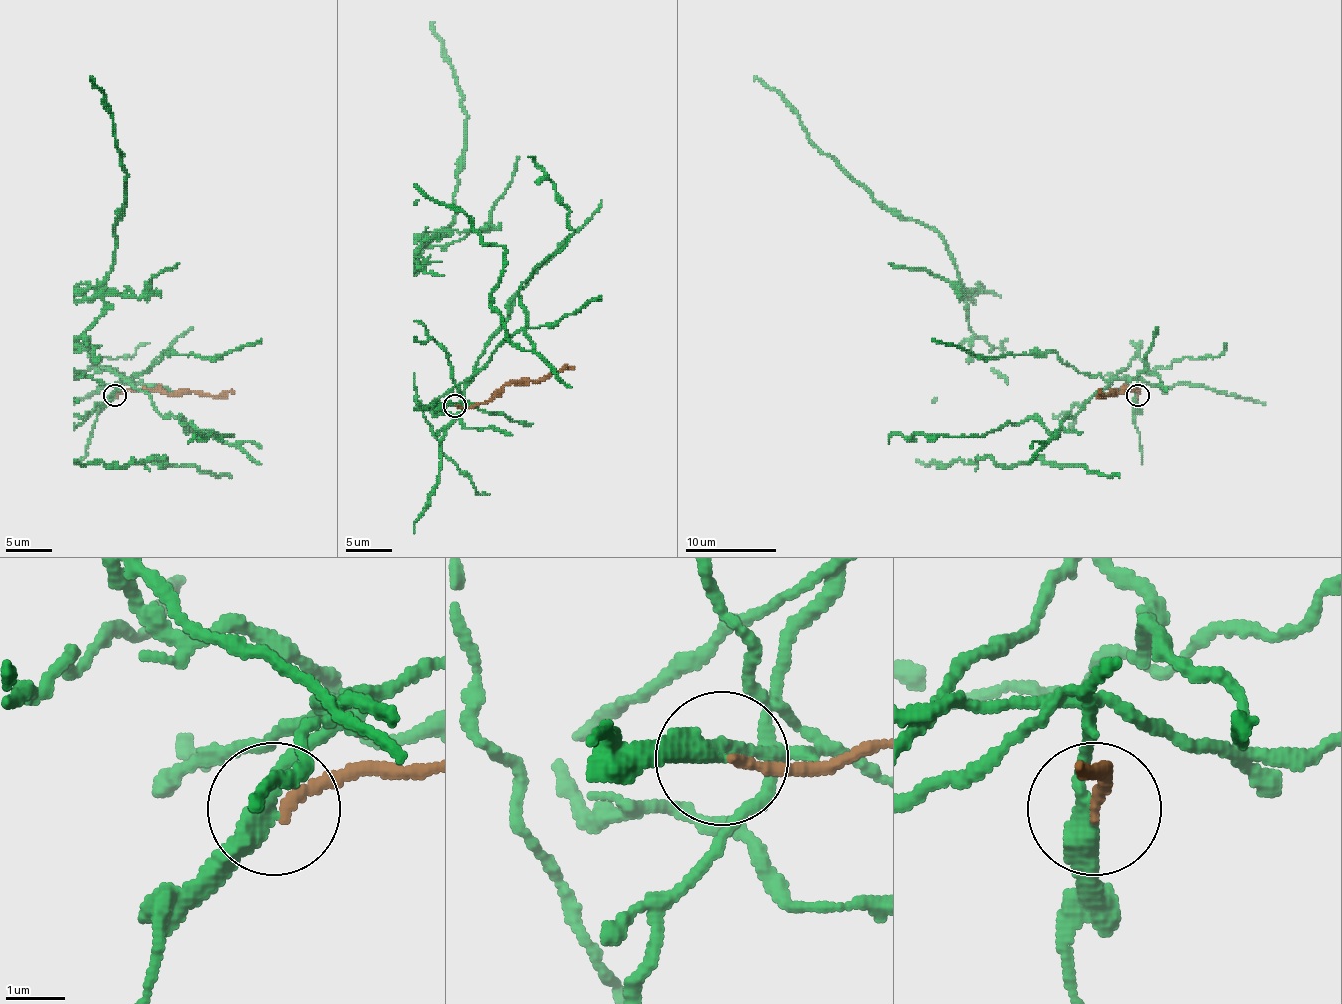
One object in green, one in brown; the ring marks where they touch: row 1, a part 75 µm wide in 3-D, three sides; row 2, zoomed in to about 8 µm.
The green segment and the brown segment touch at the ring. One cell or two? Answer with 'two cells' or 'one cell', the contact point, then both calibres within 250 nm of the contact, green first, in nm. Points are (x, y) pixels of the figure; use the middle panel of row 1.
two cells; place (454, 406); calibres 320 and 180 nm

